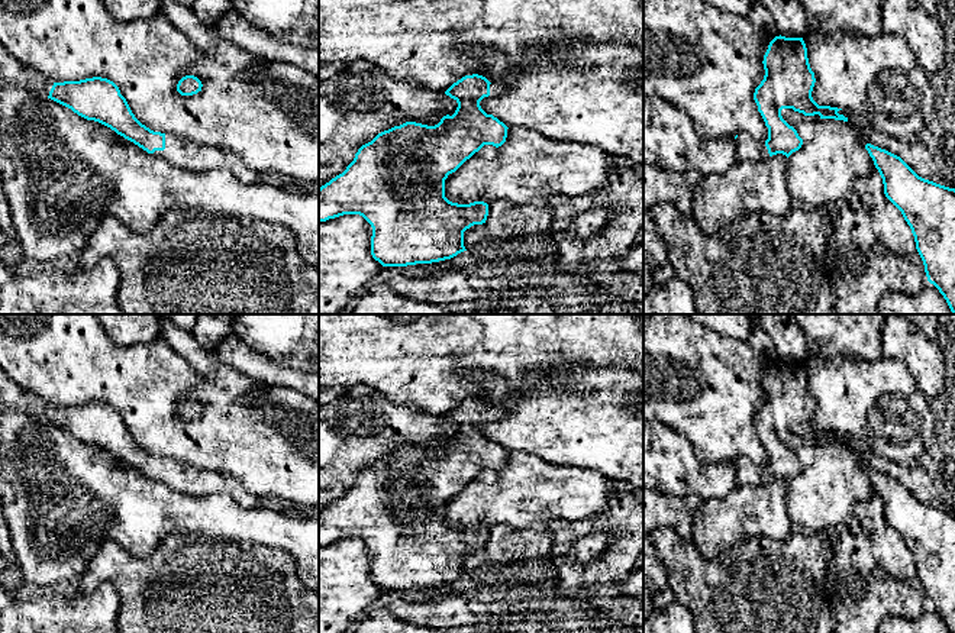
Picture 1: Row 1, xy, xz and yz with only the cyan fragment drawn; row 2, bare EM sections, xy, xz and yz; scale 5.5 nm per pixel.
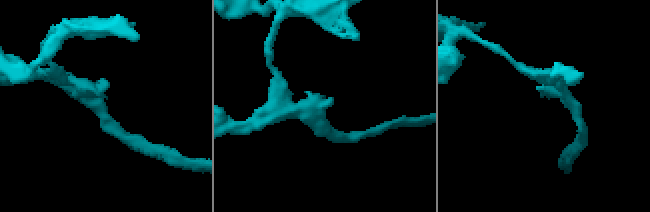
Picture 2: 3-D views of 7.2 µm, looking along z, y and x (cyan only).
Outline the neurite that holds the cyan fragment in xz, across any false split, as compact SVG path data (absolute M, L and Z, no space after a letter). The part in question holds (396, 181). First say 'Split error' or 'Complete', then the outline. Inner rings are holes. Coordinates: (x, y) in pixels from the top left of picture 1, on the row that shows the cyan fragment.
Split error. M472 74L454 83L445 94L458 103L452 116L446 114L435 126L406 122L378 133L371 142L362 145L346 169L319 188L319 222L343 214L359 214L372 227L371 255L383 267L407 267L451 259L467 251L464 232L474 225L483 225L488 216L488 204L474 201L470 204L452 203L445 197L445 180L484 145L501 146L507 138L507 126L493 114L487 114L480 101L503 91L501 84L491 84L485 77Z

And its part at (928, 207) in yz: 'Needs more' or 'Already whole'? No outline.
Already whole

